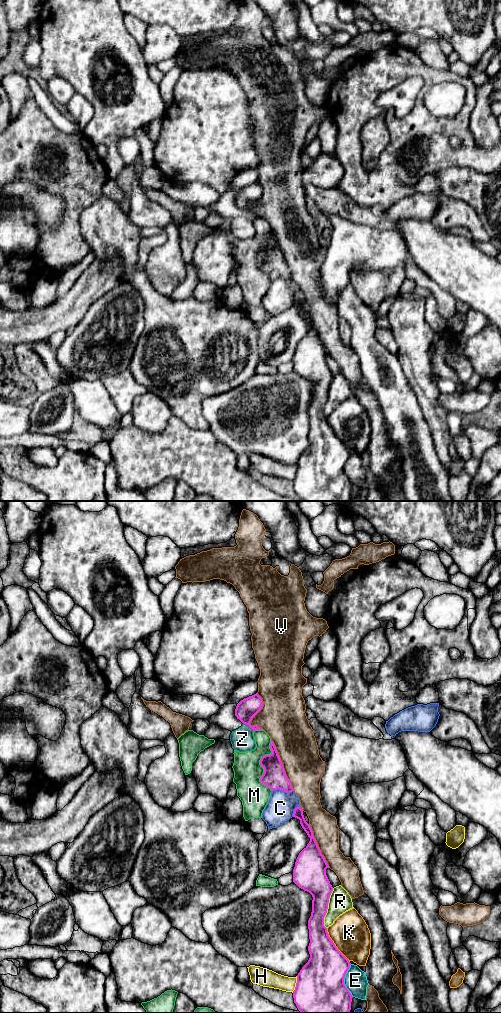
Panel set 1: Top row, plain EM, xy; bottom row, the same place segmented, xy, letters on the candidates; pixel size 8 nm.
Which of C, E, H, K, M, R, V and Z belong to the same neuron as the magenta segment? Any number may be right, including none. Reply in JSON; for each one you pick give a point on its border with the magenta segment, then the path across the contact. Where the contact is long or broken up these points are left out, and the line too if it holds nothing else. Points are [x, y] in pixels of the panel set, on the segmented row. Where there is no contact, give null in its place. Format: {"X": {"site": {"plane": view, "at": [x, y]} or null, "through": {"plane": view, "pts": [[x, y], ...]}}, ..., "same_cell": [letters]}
{"same_cell": []}

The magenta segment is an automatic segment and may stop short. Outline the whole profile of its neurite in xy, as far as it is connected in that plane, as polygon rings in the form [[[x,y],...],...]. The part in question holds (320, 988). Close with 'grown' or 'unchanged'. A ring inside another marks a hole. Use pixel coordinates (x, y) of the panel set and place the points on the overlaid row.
[[[301,807],[294,809],[293,817],[300,820],[300,824],[310,838],[307,846],[299,853],[293,869],[293,882],[312,897],[312,912],[308,920],[310,943],[308,951],[310,958],[297,975],[297,983],[293,991],[294,1003],[301,1013],[351,1013],[353,996],[344,984],[344,978],[350,968],[349,960],[337,949],[324,926],[330,895],[333,887],[326,875],[329,868],[324,856],[313,836],[313,831],[304,818]]]; unchanged

